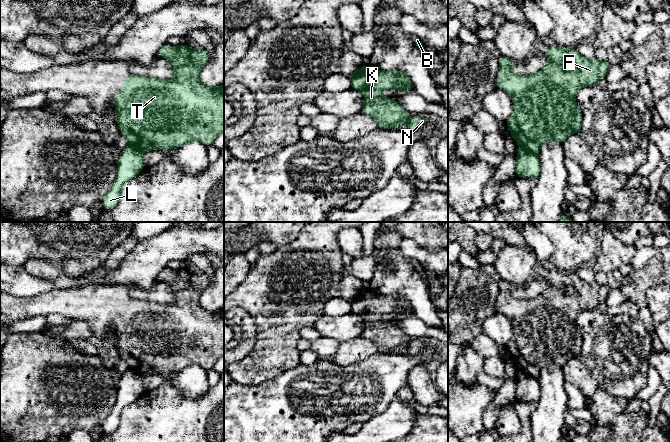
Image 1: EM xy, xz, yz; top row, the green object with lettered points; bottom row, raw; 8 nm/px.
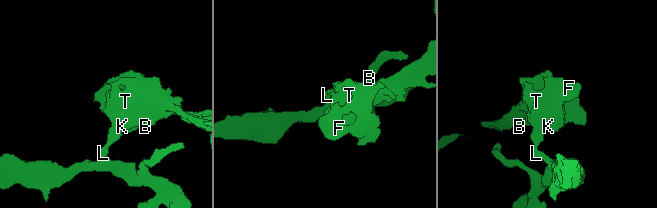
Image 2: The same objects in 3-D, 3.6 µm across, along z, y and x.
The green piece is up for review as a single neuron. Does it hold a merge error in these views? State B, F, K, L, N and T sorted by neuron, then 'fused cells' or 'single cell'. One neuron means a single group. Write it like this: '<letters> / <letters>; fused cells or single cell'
B F K N T / L; fused cells

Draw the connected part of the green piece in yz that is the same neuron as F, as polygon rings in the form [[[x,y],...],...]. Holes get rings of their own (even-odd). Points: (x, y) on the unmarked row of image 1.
[[[547,271],[543,278],[550,286],[533,299],[519,299],[512,295],[516,286],[505,280],[499,282],[499,296],[497,312],[505,315],[512,323],[514,335],[506,345],[510,359],[534,378],[539,377],[540,371],[547,365],[555,364],[563,368],[574,357],[579,357],[582,350],[582,336],[576,331],[575,319],[584,310],[596,309],[605,300],[611,291],[608,285],[586,283],[576,272]],[[566,287],[576,289],[574,295],[564,291]]]

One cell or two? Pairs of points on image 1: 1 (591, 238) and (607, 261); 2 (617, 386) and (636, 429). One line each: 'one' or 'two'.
1: two
2: two

